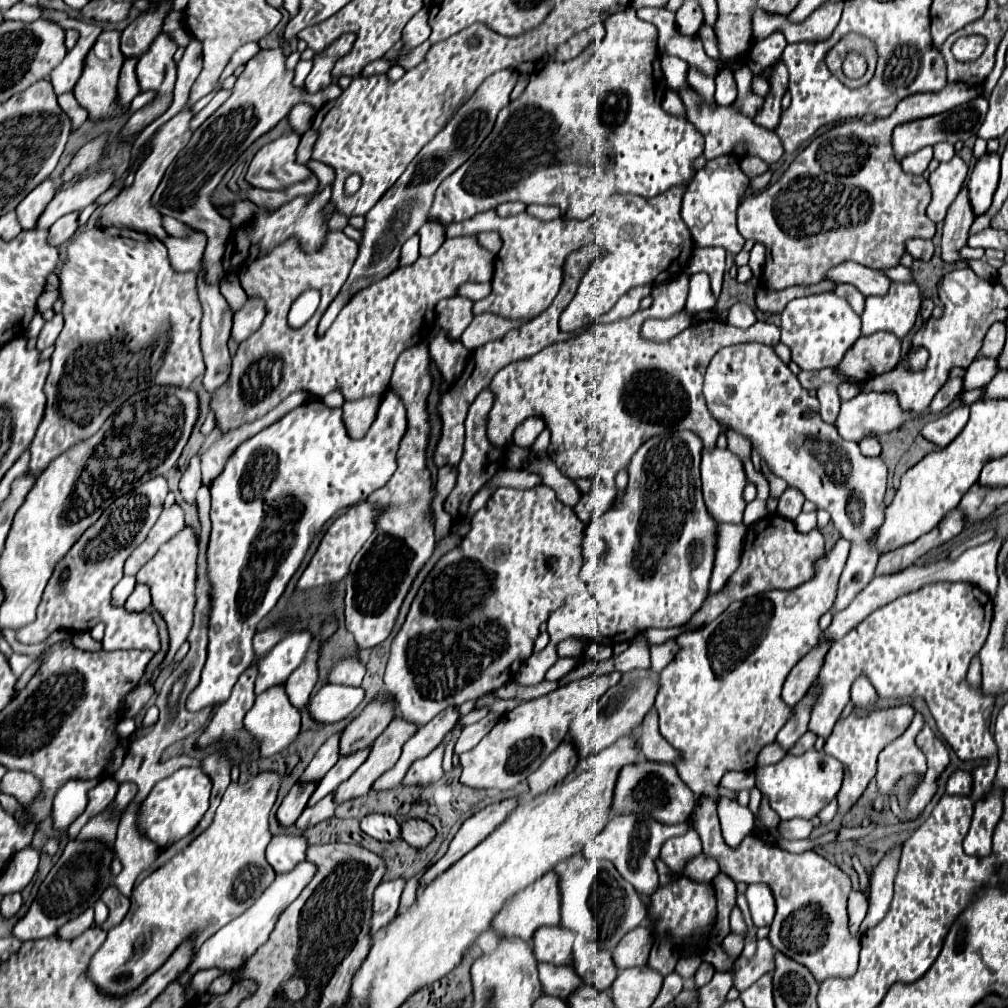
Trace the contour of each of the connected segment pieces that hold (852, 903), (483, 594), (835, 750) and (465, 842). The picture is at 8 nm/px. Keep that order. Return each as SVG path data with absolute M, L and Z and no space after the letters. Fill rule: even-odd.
M862 889L852 891L850 899L848 899L848 913L850 913L852 933L858 933L858 927L862 923L862 919L866 917L866 909L868 909L868 895L866 895L866 891L862 891Z
M544 483L534 489L500 487L472 521L472 537L468 533L458 547L438 559L418 589L404 625L390 645L384 685L396 697L406 721L416 725L432 721L448 705L458 707L512 681L520 665L534 653L540 625L548 621L550 613L568 597L580 591L578 575L583 564L582 537L586 525L576 517L574 509L558 501L556 493ZM548 557L556 557L554 569L546 565Z
M900 705L896 709L876 711L876 713L864 715L864 717L860 717L858 713L852 713L852 715L848 715L848 719L836 723L834 733L826 739L823 750L828 755L836 757L844 765L844 781L842 781L842 787L836 797L838 813L848 813L850 807L860 799L860 795L868 787L870 779L876 775L878 753L888 745L888 741L892 741L894 737L898 737L898 733L904 733L908 729L912 715L914 715L912 705ZM866 755L868 755L868 759L866 759Z
M508 799L508 801L502 801L502 803L488 805L482 811L468 817L462 823L460 831L456 833L456 837L452 839L446 855L426 869L426 873L422 875L422 879L418 883L418 889L420 891L426 889L440 873L444 873L448 867L452 867L460 857L464 857L470 849L474 849L482 839L486 839L492 833L492 829L498 827L508 817L508 813L514 807L516 807L516 799Z

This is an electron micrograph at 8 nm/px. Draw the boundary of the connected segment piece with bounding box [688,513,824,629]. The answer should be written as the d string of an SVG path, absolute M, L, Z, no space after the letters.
M768 513L764 519L748 525L740 567L732 573L722 591L710 593L706 597L704 605L692 615L688 625L692 629L704 627L710 621L714 621L724 609L728 609L730 603L758 595L762 591L794 589L802 585L814 575L814 561L822 557L822 551L824 551L824 539L818 529L812 529L810 533L800 533L790 519L778 513Z

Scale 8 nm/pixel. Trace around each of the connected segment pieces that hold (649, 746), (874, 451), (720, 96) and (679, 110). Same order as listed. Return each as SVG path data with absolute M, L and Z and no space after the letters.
M652 707L642 725L640 725L640 745L642 745L642 753L644 757L656 759L656 761L680 761L682 753L678 749L674 749L662 735L658 729L658 711L656 707Z
M864 437L860 443L860 449L864 455L870 455L870 457L876 457L880 453L880 443L876 437Z
M723 69L715 78L716 91L715 101L720 106L732 104L737 97L737 87L733 72L729 69Z
M666 91L664 101L662 101L662 107L664 107L666 113L670 113L674 117L684 117L684 119L688 117L686 105L682 103L682 99L680 99L680 95L676 91Z

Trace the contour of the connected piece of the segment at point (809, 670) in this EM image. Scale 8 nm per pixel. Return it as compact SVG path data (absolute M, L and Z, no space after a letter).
M816 645L810 653L806 653L792 669L792 673L786 677L786 683L782 687L782 699L786 705L794 707L808 691L810 681L814 679L814 673L822 667L822 657L826 655L826 649L830 645Z

